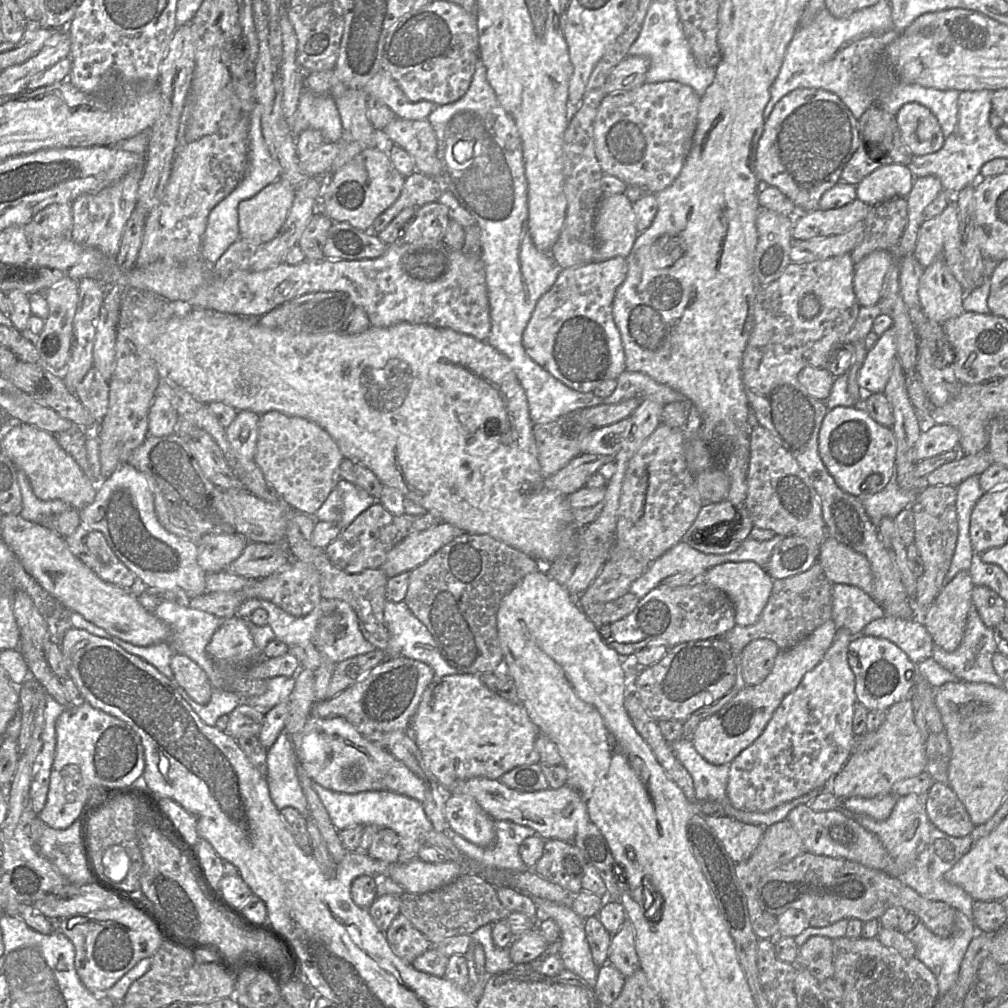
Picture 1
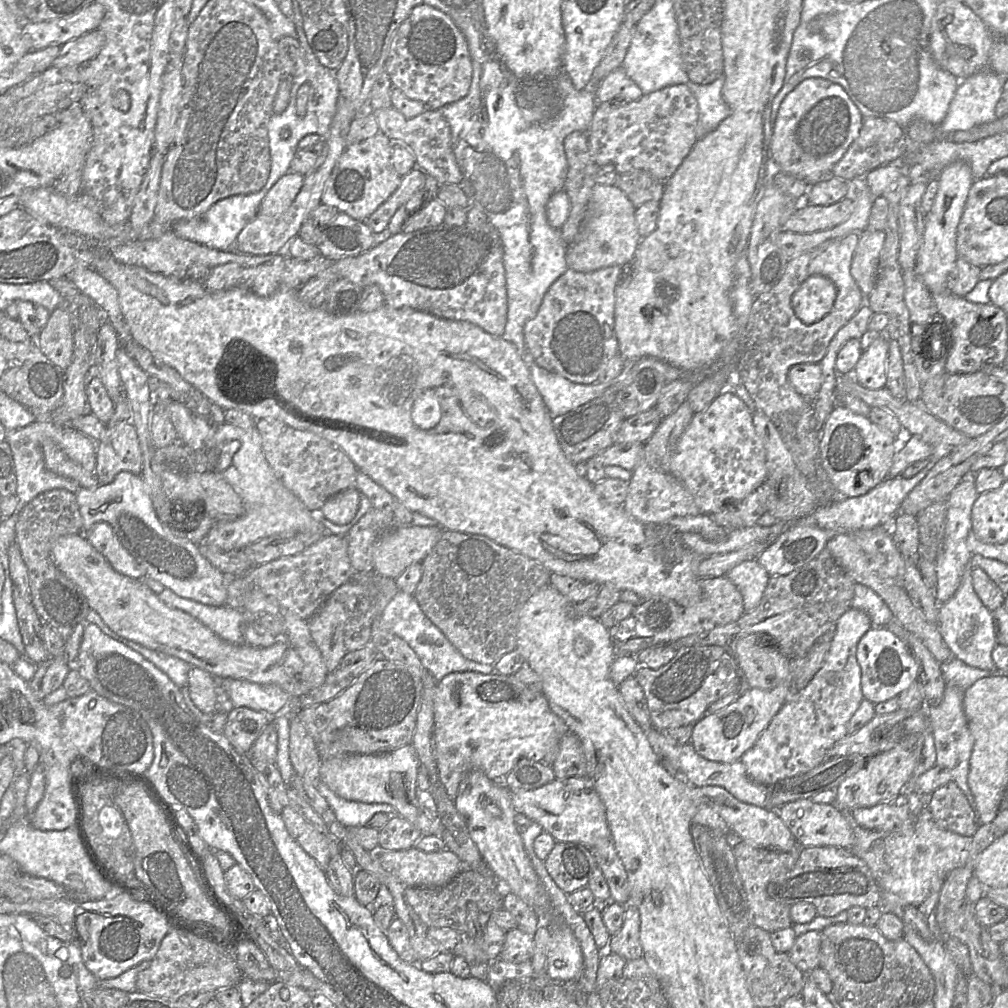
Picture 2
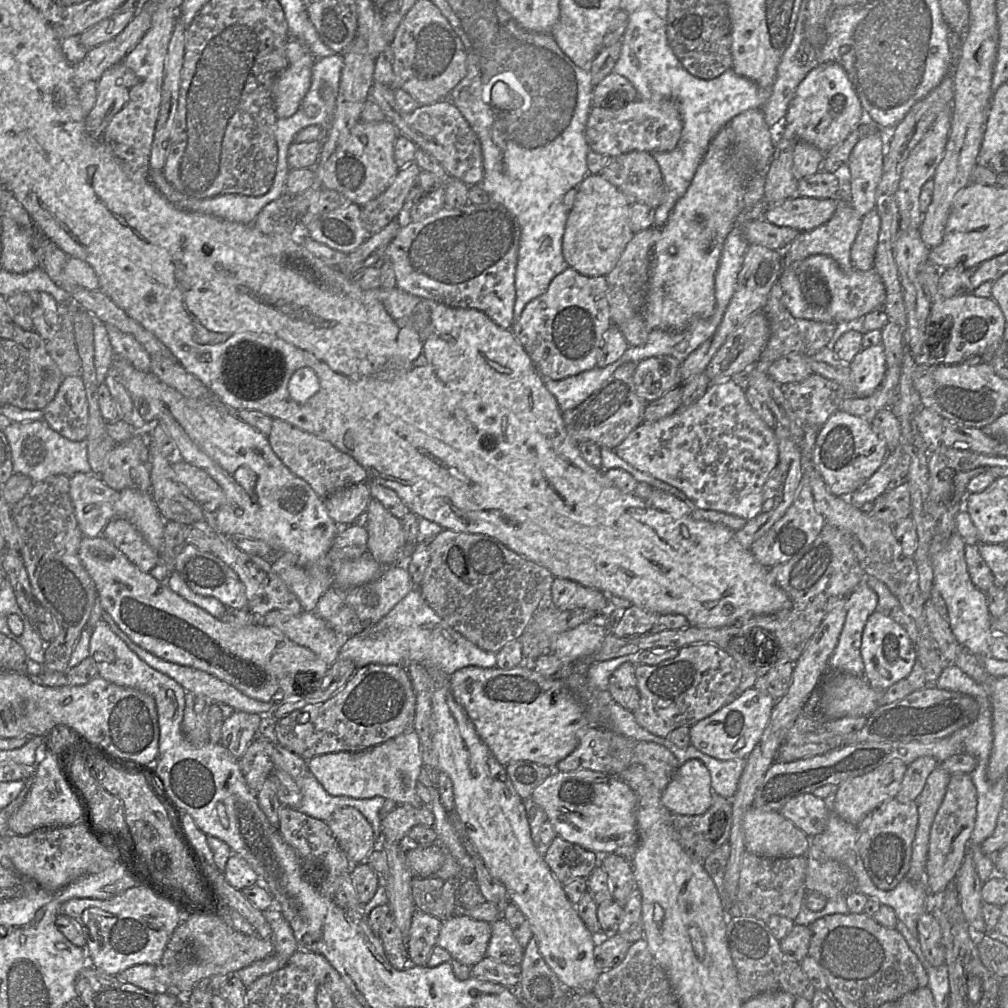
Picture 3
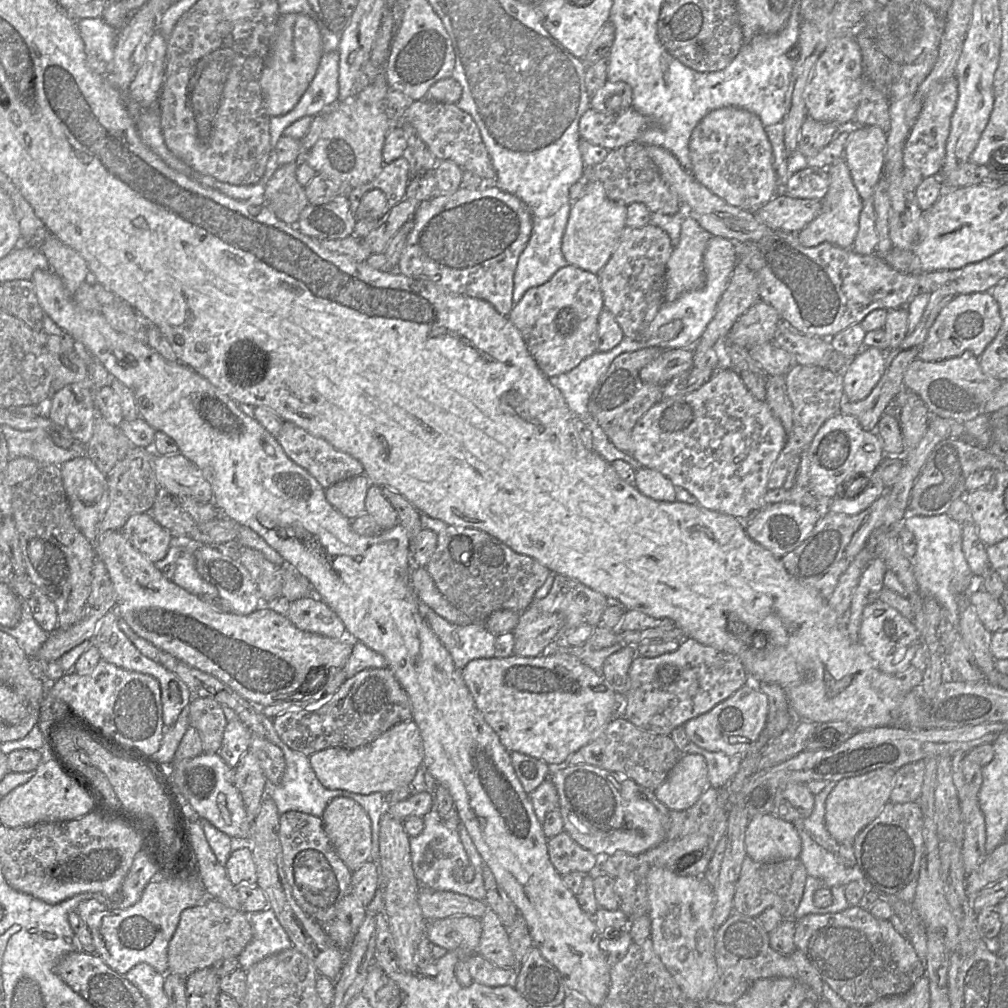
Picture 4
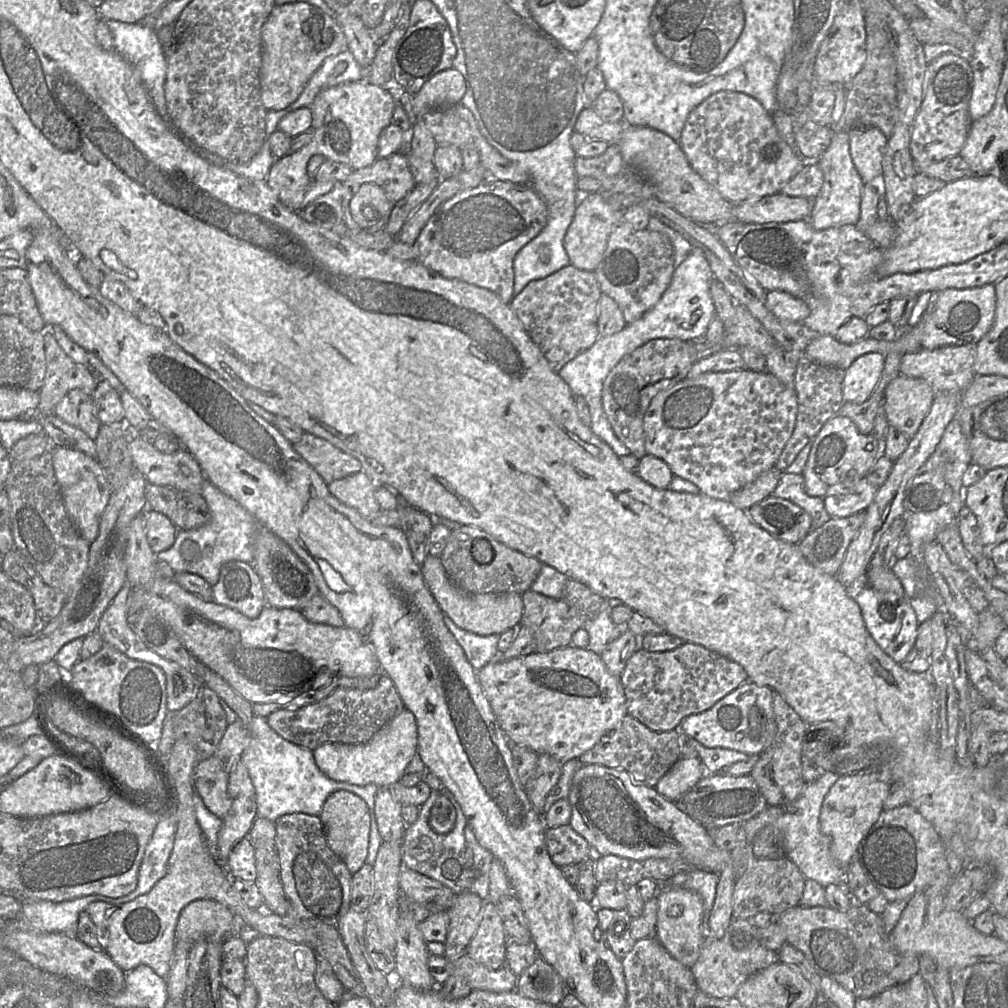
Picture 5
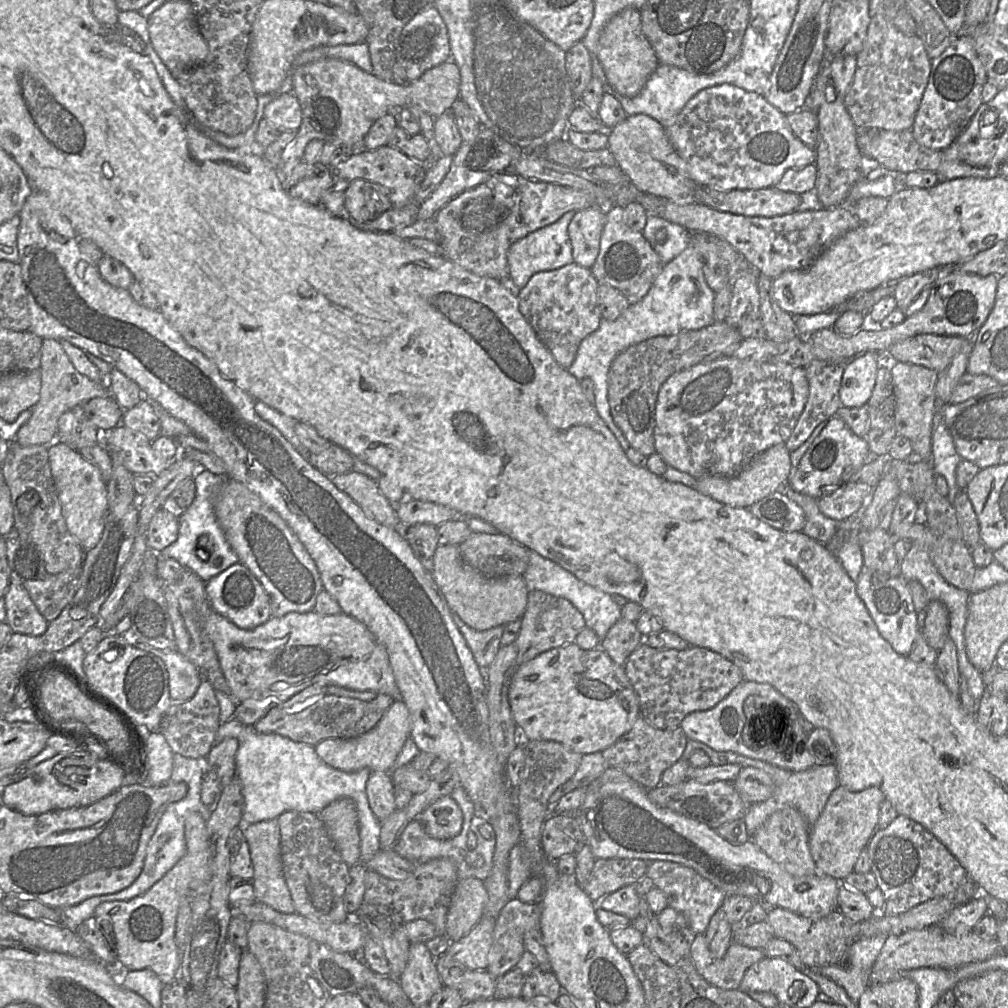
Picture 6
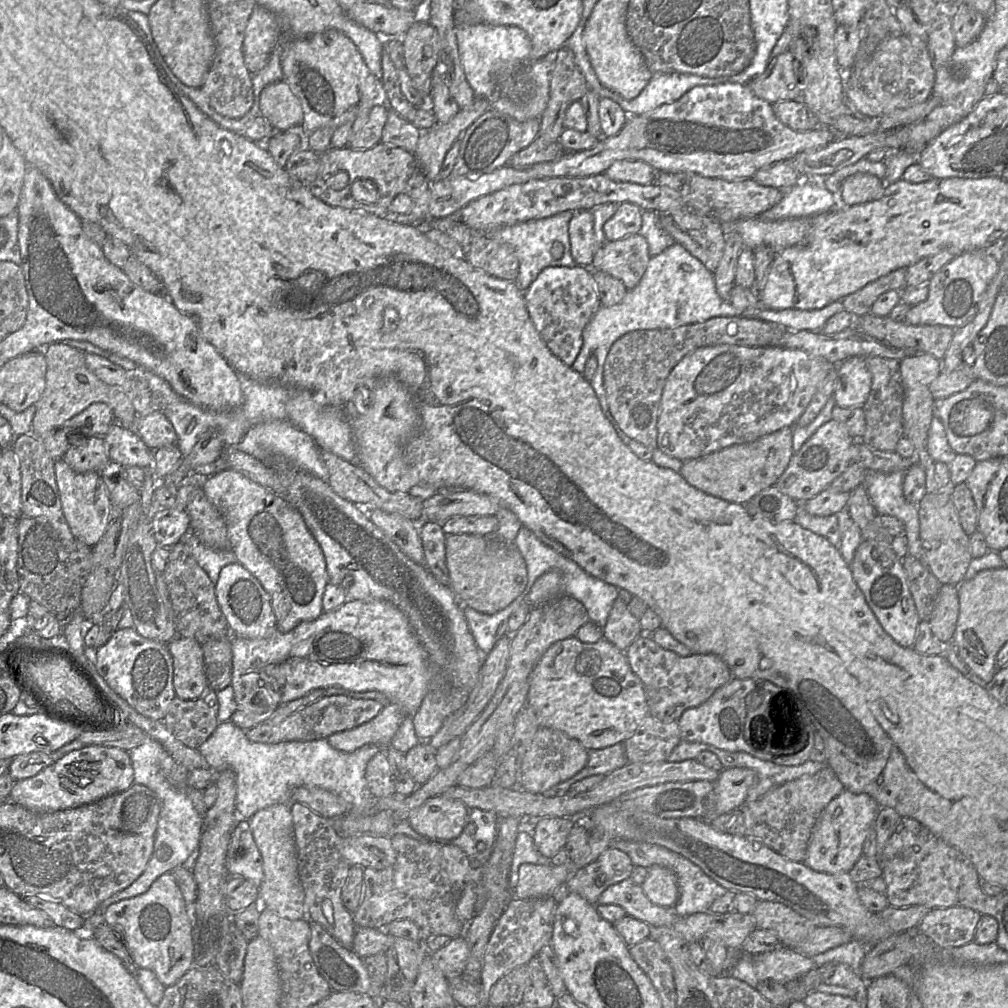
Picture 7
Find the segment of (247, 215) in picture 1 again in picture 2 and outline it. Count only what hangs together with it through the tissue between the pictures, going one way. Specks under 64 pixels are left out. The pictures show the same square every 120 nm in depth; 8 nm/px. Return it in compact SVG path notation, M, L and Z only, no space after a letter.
M290 171L281 177L263 198L257 215L279 216L286 212L299 194L305 176Z

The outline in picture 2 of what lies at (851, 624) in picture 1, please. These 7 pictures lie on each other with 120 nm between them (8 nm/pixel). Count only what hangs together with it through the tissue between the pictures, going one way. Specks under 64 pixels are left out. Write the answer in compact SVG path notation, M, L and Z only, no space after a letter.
M855 584L851 608L864 611L870 617L872 627L885 627L894 621L893 614L883 599L862 584Z

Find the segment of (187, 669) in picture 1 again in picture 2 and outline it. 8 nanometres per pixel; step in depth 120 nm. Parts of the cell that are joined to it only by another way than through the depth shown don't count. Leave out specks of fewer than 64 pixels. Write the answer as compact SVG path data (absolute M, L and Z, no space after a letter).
M191 667L187 688L197 708L206 714L213 714L217 704L217 680L209 672Z

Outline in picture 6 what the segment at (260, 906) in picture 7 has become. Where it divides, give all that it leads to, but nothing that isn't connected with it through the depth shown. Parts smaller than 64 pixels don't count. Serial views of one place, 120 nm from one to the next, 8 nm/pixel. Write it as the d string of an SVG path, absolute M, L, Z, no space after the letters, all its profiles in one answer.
M277 819L250 824L244 836L248 842L254 869L252 885L257 902L265 904L283 914L295 913L290 891L287 887L281 860L280 829Z

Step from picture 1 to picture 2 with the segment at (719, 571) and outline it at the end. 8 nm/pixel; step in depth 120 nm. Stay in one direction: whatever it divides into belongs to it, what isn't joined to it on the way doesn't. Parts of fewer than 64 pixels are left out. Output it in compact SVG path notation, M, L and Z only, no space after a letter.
M757 560L744 561L725 574L743 598L744 612L753 611L760 603L769 574Z

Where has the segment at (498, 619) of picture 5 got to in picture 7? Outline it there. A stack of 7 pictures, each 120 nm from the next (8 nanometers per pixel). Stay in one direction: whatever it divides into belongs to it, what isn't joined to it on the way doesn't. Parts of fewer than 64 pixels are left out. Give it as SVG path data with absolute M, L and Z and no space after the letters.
M461 534L446 537L445 563L448 587L459 604L487 615L506 608L527 584L526 565L515 544L498 534Z

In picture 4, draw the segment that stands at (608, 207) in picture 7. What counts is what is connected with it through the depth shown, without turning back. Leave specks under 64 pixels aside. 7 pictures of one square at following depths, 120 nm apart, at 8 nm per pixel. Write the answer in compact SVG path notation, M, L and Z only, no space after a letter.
M651 223L640 228L626 226L612 256L598 273L604 309L613 315L624 337L649 339L649 325L664 301L666 265L672 251L670 237L660 227Z

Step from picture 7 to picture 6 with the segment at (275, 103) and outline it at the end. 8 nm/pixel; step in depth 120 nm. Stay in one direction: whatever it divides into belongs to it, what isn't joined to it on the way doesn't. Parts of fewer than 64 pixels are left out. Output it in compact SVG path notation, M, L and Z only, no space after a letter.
M278 93L264 108L264 119L279 133L297 132L302 122L298 99L293 93Z

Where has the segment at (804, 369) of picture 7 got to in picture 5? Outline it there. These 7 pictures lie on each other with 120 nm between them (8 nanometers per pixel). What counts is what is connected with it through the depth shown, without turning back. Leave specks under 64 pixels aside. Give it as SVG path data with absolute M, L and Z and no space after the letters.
M735 369L725 372L707 372L695 378L685 377L670 387L660 391L651 400L643 420L646 454L665 461L674 475L693 482L700 488L700 493L707 496L728 500L730 495L754 481L761 473L773 468L785 444L790 438L797 416L797 393L794 388L784 385L770 372L754 372L749 369Z

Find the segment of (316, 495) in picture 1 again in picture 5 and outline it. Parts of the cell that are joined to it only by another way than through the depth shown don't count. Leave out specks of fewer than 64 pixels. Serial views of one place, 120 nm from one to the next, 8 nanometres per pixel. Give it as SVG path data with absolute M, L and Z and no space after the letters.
M304 432L296 444L292 444L295 451L321 476L326 484L334 480L362 471L361 463L353 456L344 453L323 438Z

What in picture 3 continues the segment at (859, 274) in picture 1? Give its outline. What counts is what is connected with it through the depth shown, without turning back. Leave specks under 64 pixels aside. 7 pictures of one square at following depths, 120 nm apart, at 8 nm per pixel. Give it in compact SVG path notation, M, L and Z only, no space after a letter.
M871 210L861 219L861 227L851 246L850 257L854 269L867 271L874 268L874 257L880 230L880 217Z

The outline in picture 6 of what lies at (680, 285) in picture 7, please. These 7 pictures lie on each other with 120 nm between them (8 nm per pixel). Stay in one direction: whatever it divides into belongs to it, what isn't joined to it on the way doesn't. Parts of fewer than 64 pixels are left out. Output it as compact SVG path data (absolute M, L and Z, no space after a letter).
M692 246L665 264L648 293L615 320L601 319L599 327L585 337L575 359L567 369L577 380L589 378L594 386L594 406L600 418L625 451L630 444L614 423L608 402L608 373L614 358L628 347L660 335L675 335L681 331L706 327L714 322L715 292L708 286L702 264Z

